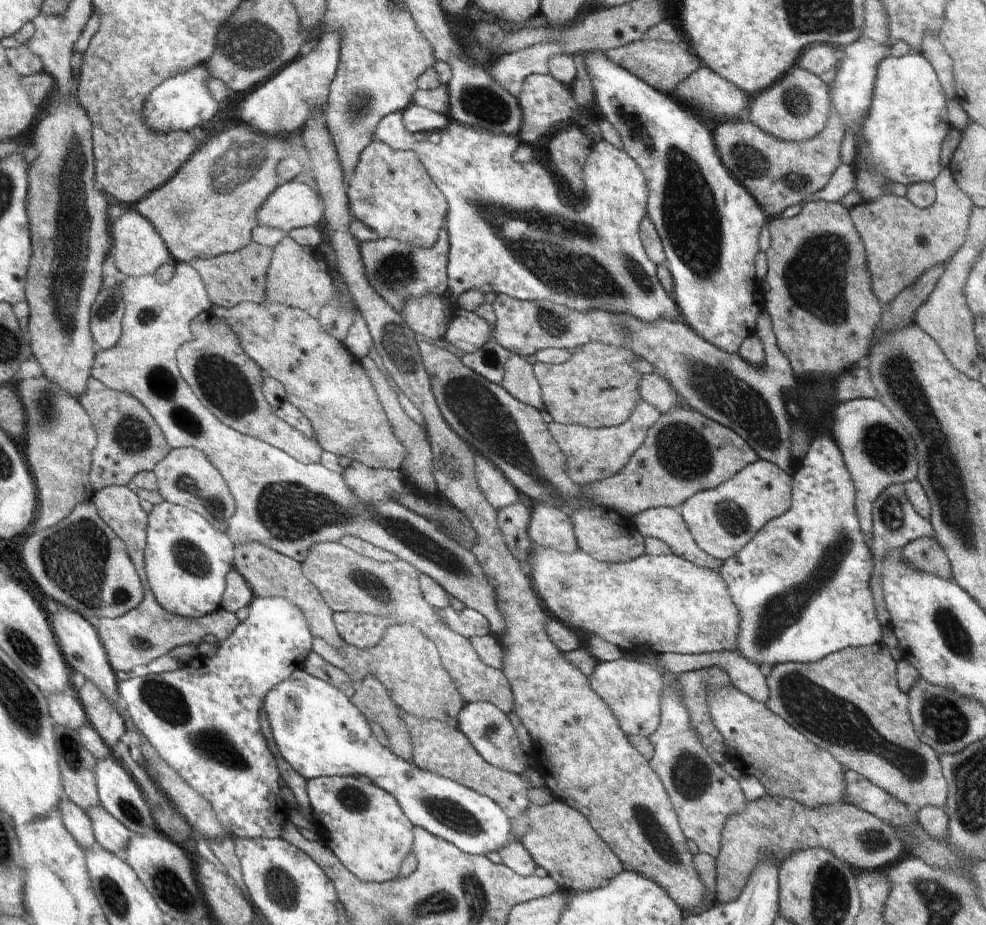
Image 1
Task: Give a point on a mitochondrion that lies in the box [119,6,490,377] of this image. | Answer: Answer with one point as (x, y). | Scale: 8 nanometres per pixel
(252, 43)

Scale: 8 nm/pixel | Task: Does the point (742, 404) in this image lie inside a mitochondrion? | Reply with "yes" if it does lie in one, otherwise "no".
yes

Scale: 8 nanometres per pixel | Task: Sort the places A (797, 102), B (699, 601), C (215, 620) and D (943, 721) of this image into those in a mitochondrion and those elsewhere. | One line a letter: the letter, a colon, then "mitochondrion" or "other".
A: mitochondrion
B: other
C: other
D: mitochondrion

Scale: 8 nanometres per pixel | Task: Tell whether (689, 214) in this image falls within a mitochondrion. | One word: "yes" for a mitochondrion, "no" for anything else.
yes

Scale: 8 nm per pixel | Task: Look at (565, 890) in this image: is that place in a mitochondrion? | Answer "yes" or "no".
no

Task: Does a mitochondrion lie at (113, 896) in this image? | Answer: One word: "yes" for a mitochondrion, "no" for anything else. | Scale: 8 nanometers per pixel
yes

